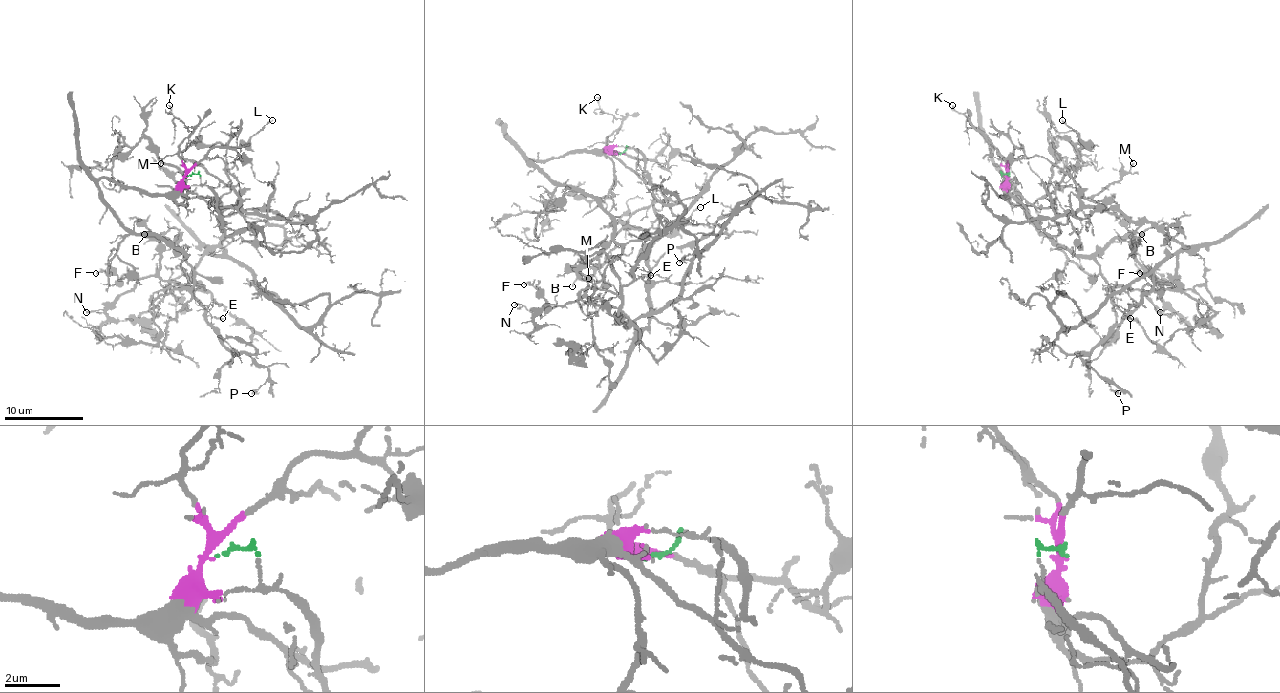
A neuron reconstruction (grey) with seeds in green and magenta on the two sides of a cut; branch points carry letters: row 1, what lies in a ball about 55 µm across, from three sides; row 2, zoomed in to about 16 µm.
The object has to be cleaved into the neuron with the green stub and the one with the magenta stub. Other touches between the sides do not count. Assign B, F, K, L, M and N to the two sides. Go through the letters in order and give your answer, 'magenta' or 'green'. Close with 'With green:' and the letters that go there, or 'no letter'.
B: magenta
F: magenta
K: magenta
L: magenta
M: magenta
N: magenta
With green: no letter

